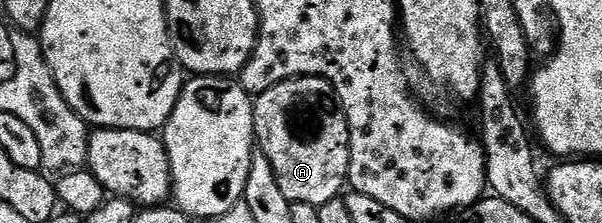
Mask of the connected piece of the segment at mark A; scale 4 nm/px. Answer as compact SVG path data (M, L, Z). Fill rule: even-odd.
M316 75L286 79L273 85L265 93L255 95L253 106L258 150L269 157L269 165L273 165L273 173L277 173L277 185L281 185L281 193L285 193L287 200L292 204L304 203L320 207L331 199L340 198L342 191L339 190L347 183L351 142L347 118L335 97L333 85Z

